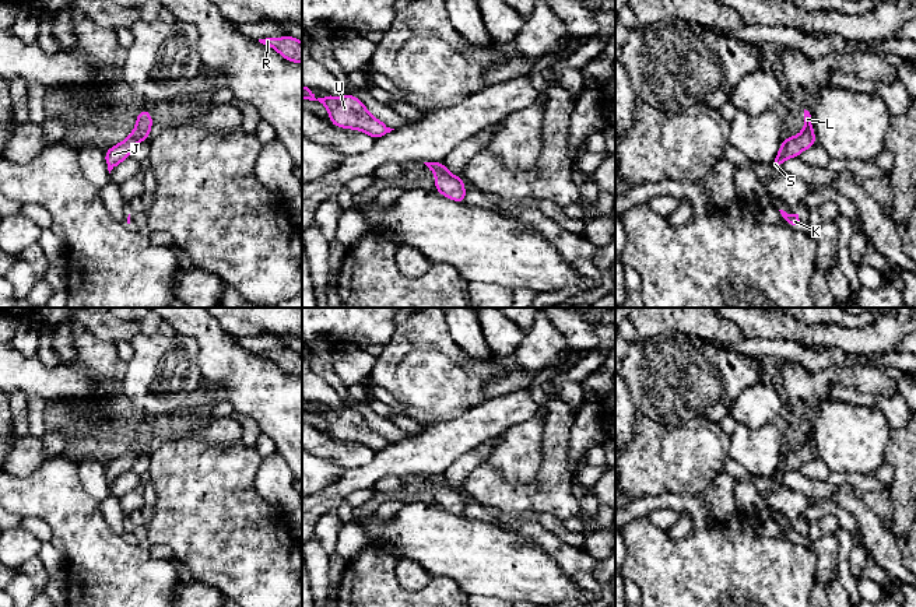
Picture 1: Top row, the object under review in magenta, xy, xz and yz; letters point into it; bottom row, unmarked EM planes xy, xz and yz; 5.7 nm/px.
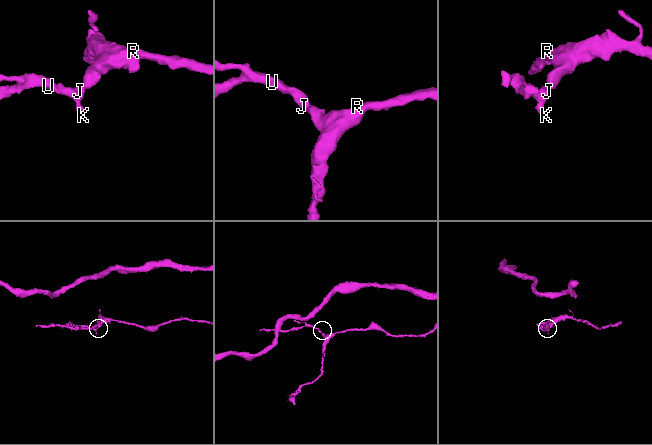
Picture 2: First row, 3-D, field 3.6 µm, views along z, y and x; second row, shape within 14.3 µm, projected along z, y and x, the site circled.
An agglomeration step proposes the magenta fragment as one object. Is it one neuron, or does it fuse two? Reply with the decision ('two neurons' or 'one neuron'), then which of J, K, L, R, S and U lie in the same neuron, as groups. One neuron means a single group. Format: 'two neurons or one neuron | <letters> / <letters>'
one neuron | J K L R S U

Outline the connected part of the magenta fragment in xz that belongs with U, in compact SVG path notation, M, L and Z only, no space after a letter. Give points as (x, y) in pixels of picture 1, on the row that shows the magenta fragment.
M302 85L302 99L319 101L323 103L329 110L330 122L336 127L361 130L375 140L394 130L373 117L365 105L351 94L345 94L341 98L334 98L327 94L326 97L316 99L313 91L309 87Z

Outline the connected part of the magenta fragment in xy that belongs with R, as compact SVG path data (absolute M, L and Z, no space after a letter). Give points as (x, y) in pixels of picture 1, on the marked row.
M285 35L280 39L275 38L259 39L259 42L271 46L284 59L289 62L302 63L302 42L289 35Z

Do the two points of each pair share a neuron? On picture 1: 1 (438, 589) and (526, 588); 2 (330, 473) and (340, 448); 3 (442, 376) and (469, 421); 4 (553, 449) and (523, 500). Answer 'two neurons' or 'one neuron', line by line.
1: two neurons
2: two neurons
3: two neurons
4: one neuron

